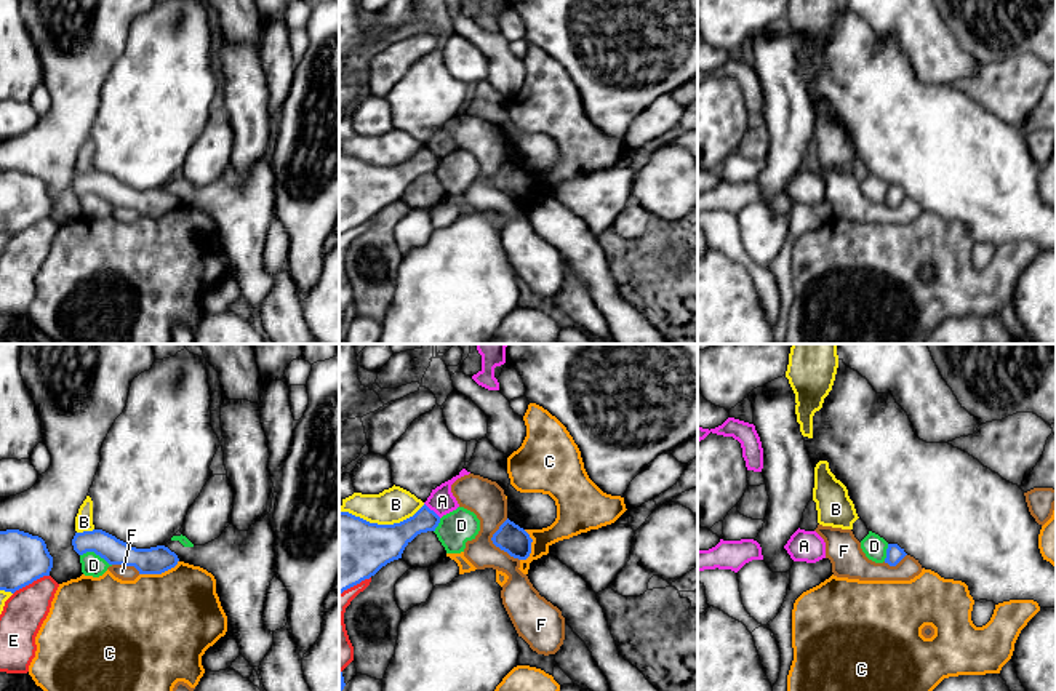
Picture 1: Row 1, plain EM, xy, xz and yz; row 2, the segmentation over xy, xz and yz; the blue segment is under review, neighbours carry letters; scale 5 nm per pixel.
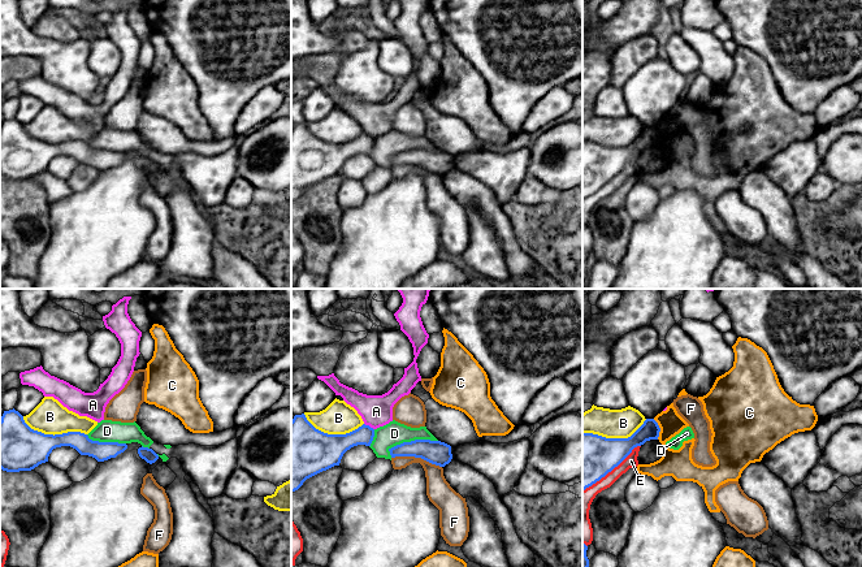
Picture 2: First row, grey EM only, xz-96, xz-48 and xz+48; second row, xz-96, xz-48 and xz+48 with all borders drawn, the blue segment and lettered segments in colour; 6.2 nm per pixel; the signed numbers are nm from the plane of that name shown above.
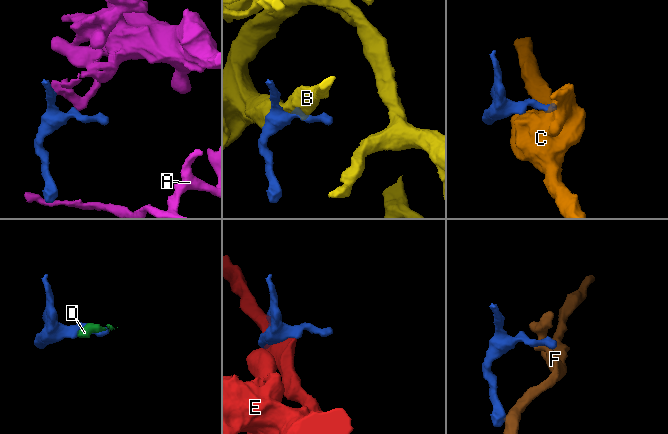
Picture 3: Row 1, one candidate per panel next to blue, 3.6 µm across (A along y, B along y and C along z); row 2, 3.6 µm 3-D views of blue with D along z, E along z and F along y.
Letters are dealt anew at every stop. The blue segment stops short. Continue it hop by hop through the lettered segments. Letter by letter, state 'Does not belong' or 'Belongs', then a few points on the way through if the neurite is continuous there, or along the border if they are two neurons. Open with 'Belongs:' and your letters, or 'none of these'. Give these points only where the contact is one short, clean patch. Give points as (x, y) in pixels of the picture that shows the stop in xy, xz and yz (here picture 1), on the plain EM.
Belongs: none of these
A: Does not belong
B: Does not belong
C: Does not belong
D: Does not belong
E: Does not belong
F: Does not belong. Boundary: xz (506, 160), (492, 183), (519, 202)

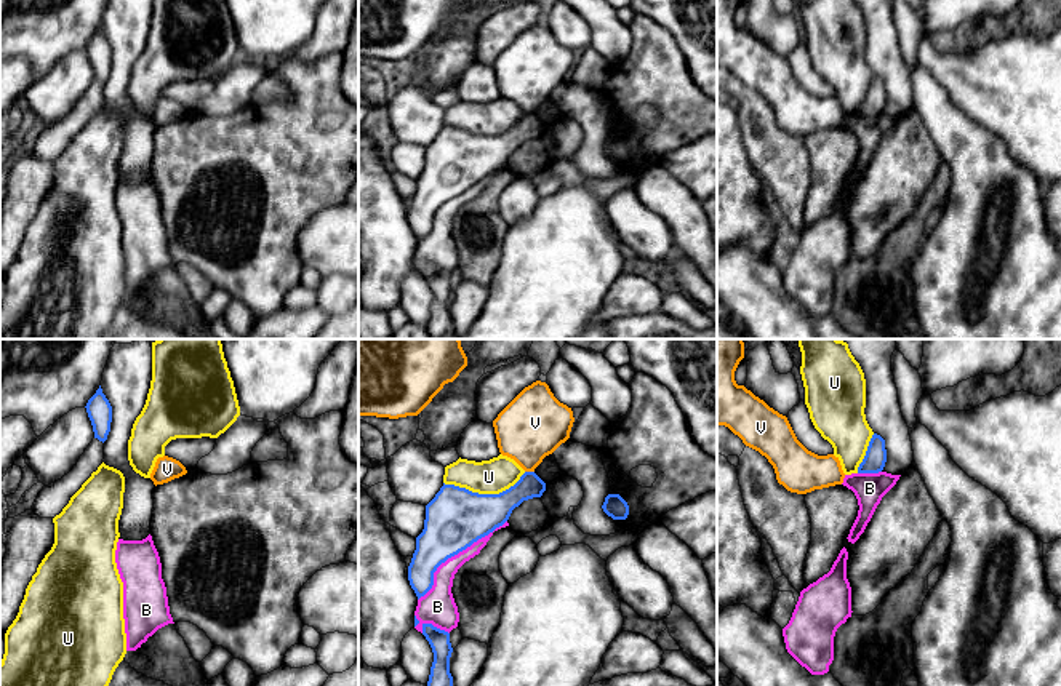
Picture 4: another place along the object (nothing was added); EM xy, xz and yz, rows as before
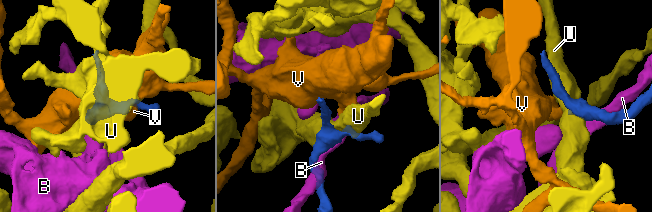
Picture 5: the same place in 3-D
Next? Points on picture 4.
Belongs: none of these
B: Does not belong
U: Does not belong
V: Does not belong. Boundary: xz (525, 112), (533, 114)

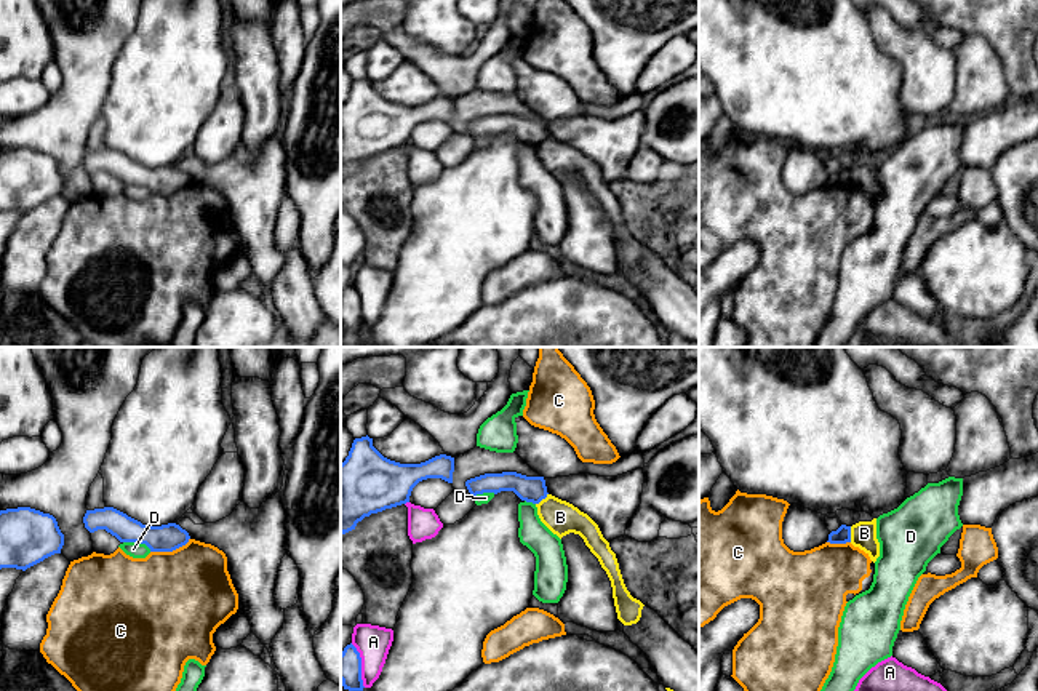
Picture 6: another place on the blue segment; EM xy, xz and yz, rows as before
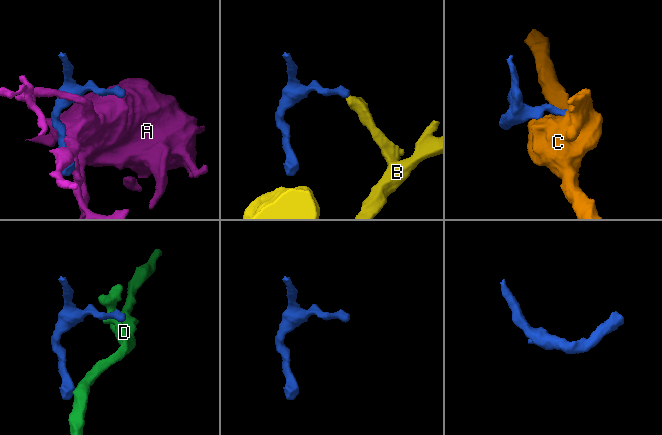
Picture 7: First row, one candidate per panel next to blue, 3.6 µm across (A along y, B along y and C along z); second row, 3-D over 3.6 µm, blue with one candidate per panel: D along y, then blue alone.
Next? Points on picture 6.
Belongs: none of these
A: Does not belong
B: Does not belong. Boundary: yz (850, 168), (851, 183)
C: Does not belong
D: Does not belong. Boundary: xy (123, 183), (143, 184), (151, 192)

